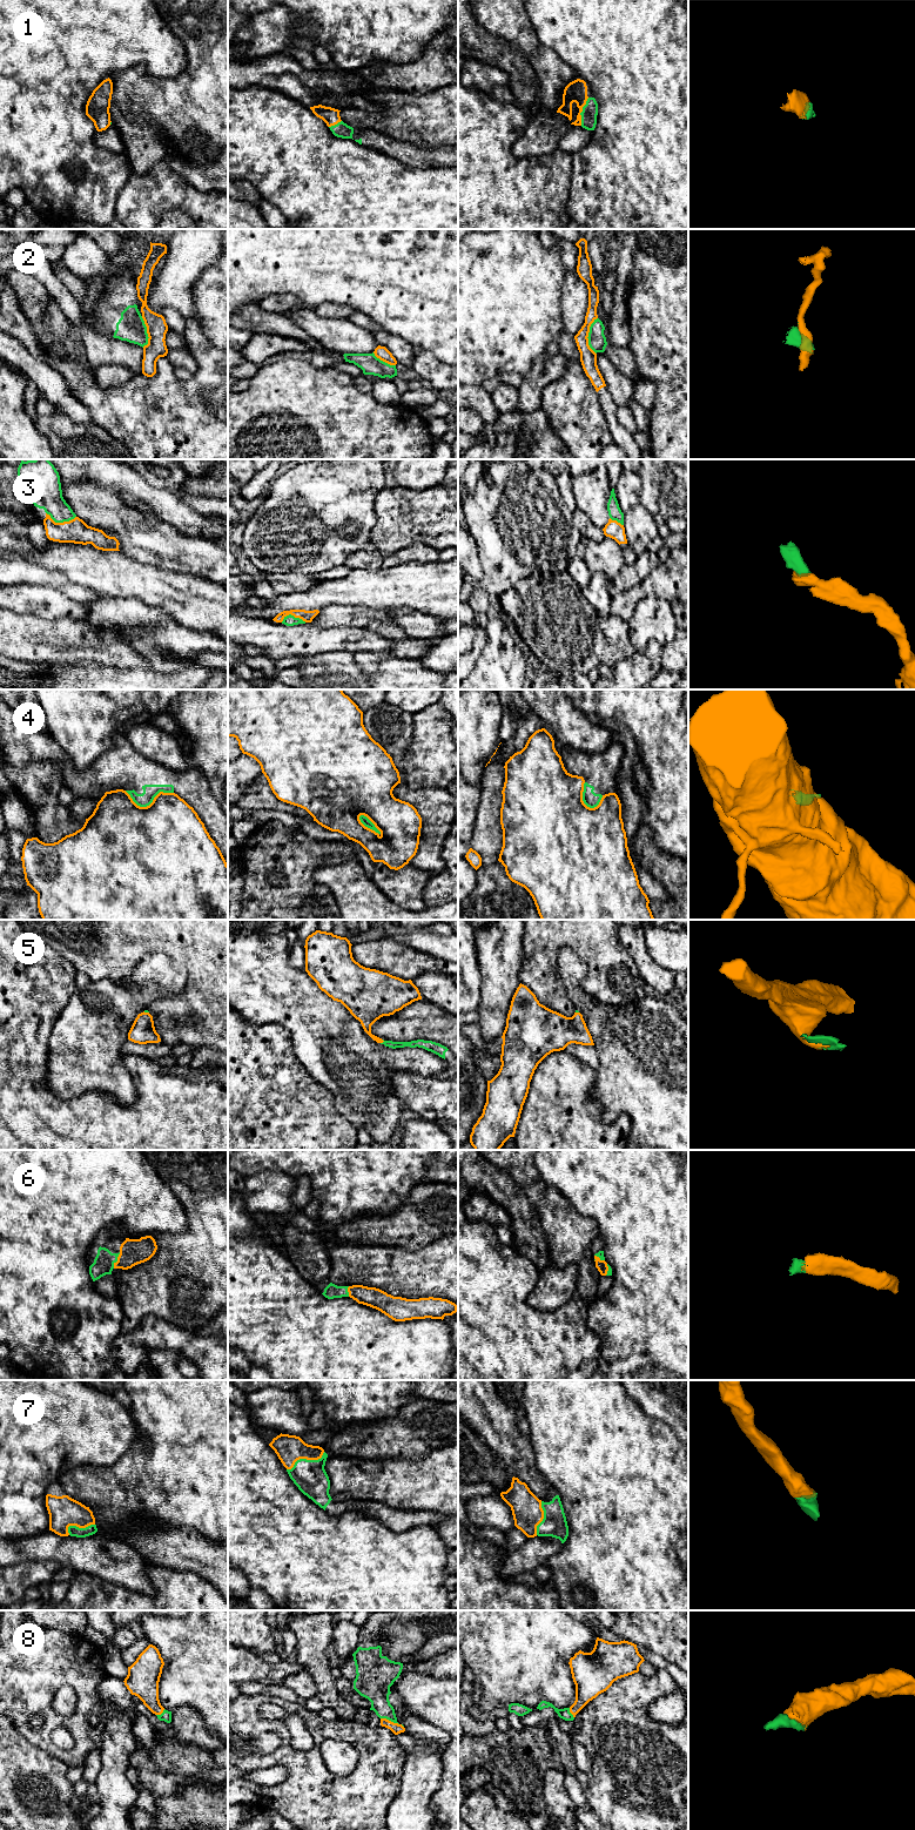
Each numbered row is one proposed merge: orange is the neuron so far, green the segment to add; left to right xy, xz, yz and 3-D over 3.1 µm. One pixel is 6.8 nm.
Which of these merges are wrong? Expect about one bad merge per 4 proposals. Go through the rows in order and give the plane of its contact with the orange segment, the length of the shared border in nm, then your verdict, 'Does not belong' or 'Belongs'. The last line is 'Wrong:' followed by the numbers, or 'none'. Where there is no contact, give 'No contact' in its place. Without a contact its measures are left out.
1: Touches orange in yz. Shared border 200 nm. Belongs
2: Touches orange in yz. Shared border 260 nm. Does not belong
3: Touches orange in xy. Shared border 220 nm. Belongs
4: Touches orange in xy. Shared border 340 nm. Does not belong
5: Touches orange in xz. Shared border 40 nm. Belongs
6: Touches orange in xy. Shared border 120 nm. Belongs
7: Touches orange in xz. Shared border 300 nm. Belongs
8: Touches orange in xz. Shared border 140 nm. Belongs
Wrong: 2, 4

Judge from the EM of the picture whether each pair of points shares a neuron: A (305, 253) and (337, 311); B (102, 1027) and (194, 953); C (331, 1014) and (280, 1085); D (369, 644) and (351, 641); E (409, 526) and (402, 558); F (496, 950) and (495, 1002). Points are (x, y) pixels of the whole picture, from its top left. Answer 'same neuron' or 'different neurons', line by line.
A: different neurons
B: different neurons
C: different neurons
D: same neuron
E: different neurons
F: same neuron

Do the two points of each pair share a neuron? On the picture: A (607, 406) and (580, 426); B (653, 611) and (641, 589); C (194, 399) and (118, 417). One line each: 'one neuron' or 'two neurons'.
A: two neurons
B: two neurons
C: one neuron

